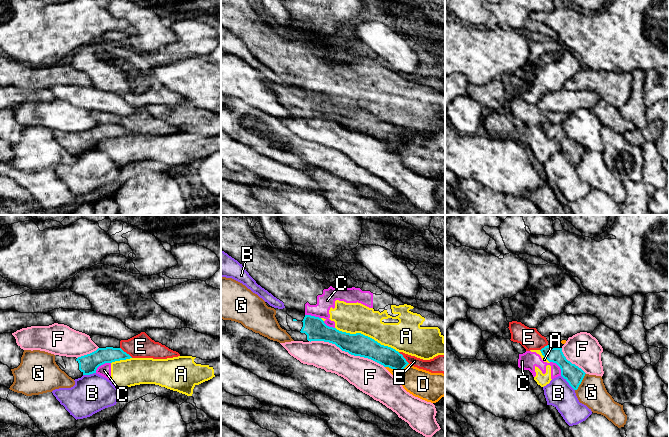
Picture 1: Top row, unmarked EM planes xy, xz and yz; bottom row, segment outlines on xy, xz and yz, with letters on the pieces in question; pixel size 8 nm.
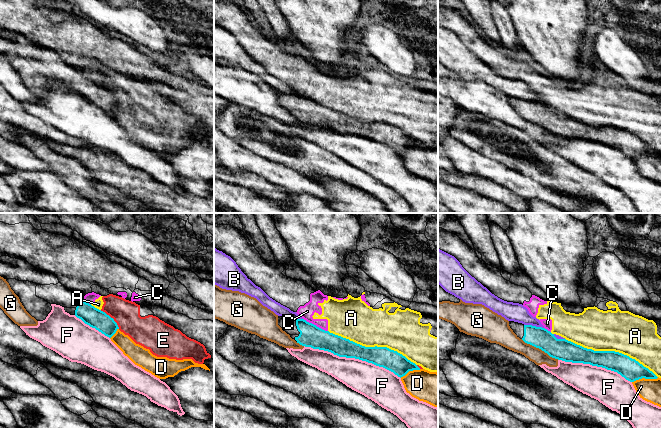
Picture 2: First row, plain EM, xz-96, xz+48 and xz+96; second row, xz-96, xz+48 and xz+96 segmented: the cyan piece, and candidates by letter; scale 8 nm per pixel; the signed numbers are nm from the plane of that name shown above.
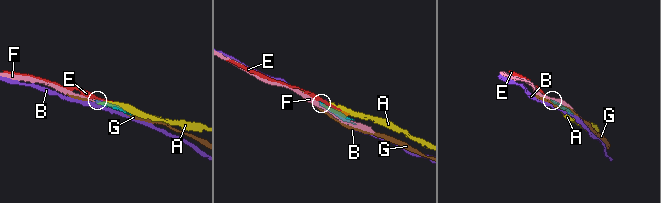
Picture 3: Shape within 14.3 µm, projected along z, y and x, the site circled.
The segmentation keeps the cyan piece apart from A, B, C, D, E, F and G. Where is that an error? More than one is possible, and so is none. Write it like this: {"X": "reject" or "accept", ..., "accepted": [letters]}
{"A": "reject", "B": "reject", "C": "reject", "D": "reject", "E": "reject", "F": "reject", "G": "reject", "accepted": []}

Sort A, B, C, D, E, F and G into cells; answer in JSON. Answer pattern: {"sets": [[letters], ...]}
{"sets": [["A", "C"], ["B"], ["D", "E"], ["F"], ["G"]]}

